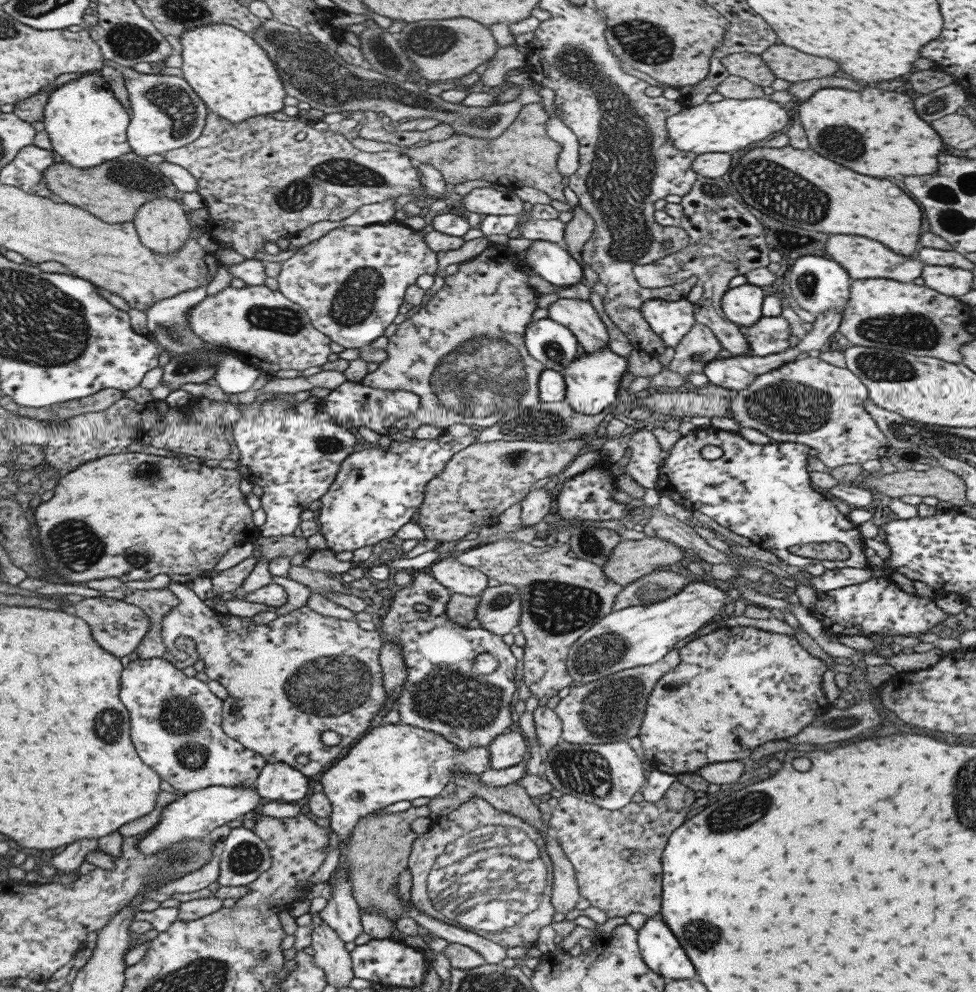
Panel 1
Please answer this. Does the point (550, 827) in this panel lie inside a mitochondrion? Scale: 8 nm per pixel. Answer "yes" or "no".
no

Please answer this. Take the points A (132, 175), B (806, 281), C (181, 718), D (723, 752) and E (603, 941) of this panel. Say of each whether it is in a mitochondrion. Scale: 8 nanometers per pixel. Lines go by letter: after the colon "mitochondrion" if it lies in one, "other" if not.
A: mitochondrion
B: mitochondrion
C: mitochondrion
D: other
E: other

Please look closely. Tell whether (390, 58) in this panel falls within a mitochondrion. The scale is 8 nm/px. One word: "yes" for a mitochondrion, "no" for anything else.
yes

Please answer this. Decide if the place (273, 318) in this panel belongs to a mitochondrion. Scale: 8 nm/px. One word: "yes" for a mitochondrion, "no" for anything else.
yes

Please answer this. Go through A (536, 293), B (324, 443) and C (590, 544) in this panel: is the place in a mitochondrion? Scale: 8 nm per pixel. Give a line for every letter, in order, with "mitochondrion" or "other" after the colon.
A: other
B: mitochondrion
C: mitochondrion

